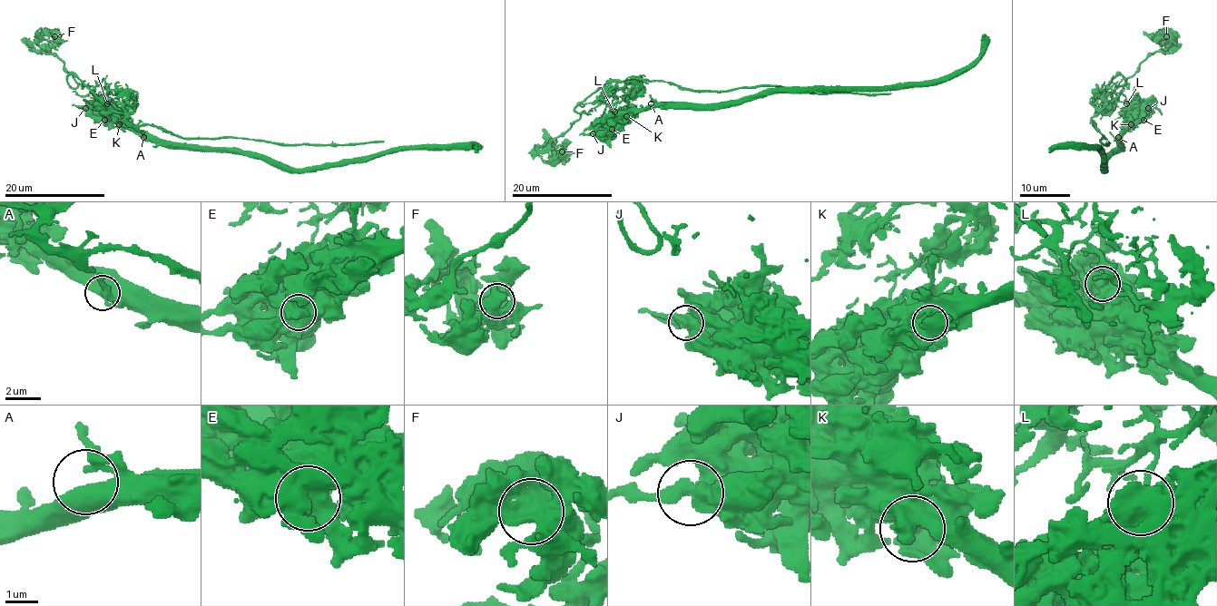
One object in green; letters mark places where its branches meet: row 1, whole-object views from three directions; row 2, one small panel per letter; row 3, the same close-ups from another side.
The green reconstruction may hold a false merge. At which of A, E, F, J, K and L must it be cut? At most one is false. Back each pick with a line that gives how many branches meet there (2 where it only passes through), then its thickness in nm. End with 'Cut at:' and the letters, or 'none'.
L: 2 branches meet; 700 nm thick
Cut at: L

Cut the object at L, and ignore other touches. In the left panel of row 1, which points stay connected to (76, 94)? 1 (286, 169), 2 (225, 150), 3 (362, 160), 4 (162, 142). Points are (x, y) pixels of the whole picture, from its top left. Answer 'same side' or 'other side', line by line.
1: other side
2: other side
3: other side
4: other side

